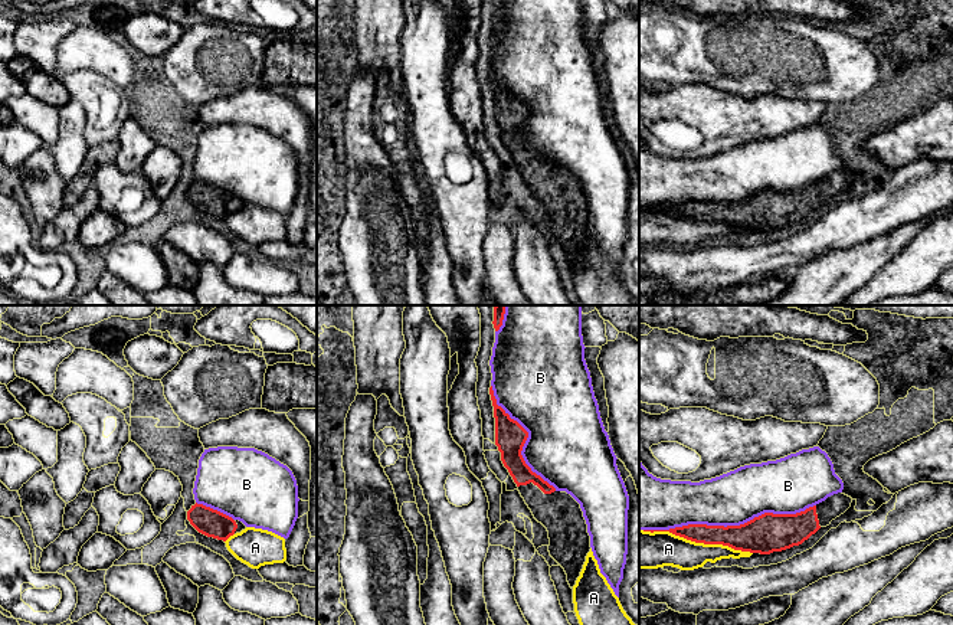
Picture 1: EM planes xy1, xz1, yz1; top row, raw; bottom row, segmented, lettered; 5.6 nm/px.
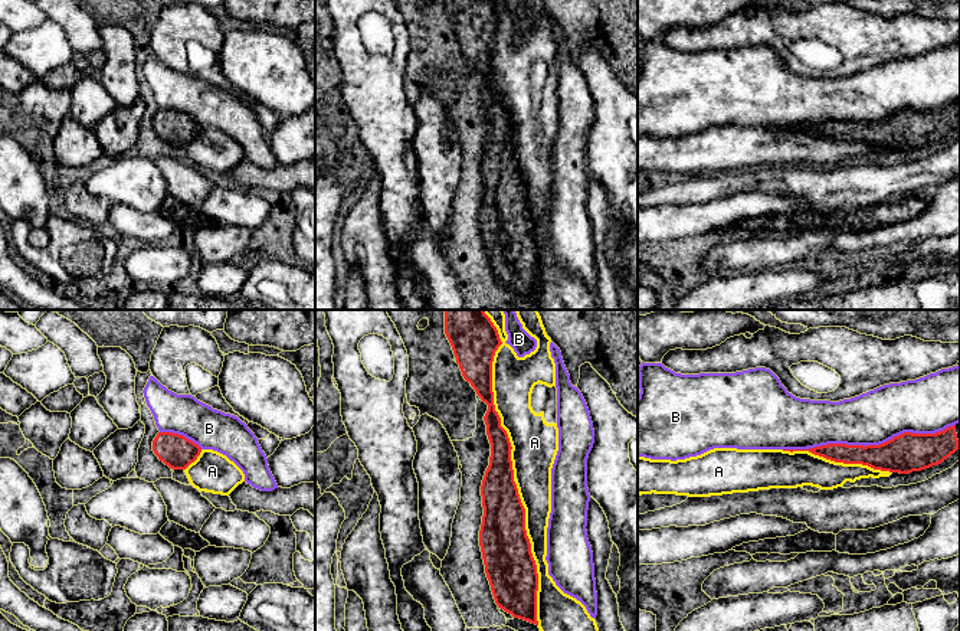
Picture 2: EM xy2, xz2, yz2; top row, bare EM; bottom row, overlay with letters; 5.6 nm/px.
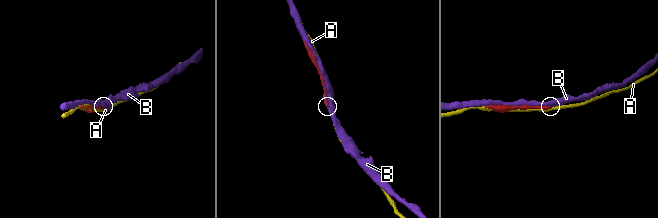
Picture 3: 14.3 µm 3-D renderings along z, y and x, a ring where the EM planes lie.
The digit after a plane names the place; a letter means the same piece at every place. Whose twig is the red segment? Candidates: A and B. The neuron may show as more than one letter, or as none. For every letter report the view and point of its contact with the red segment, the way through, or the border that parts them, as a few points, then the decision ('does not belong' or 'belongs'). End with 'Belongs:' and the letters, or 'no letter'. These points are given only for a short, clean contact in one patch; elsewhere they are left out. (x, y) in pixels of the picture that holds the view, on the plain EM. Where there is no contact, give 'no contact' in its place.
A: contact xz2 (513, 151); does not belong
B: contact yz1 (729, 203); does not belong
Belongs: no letter

